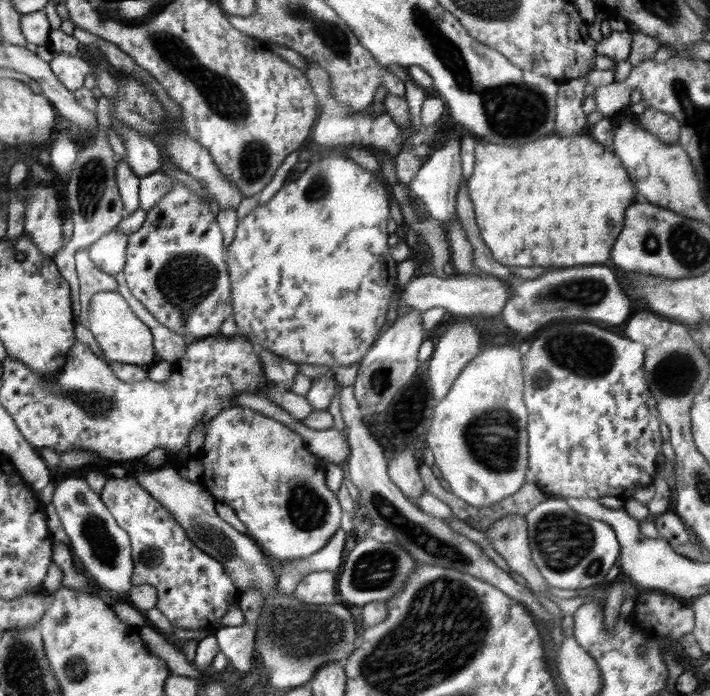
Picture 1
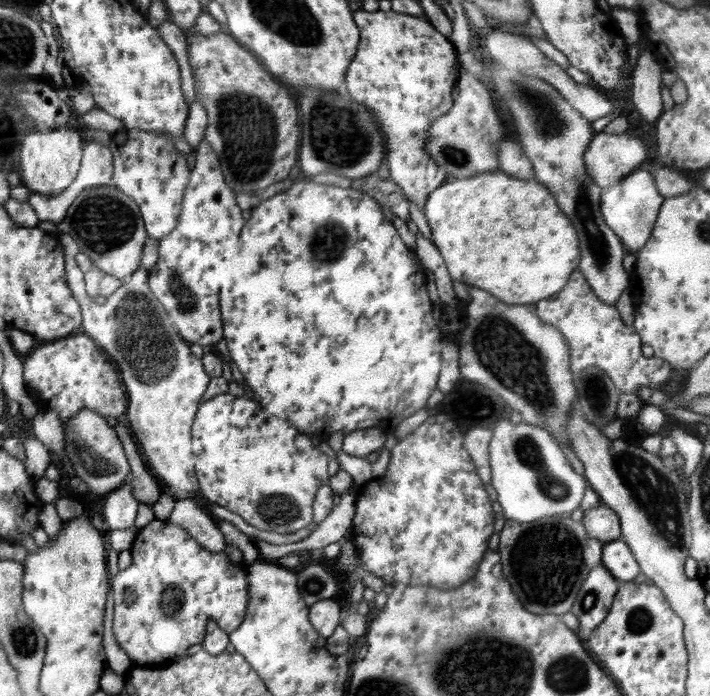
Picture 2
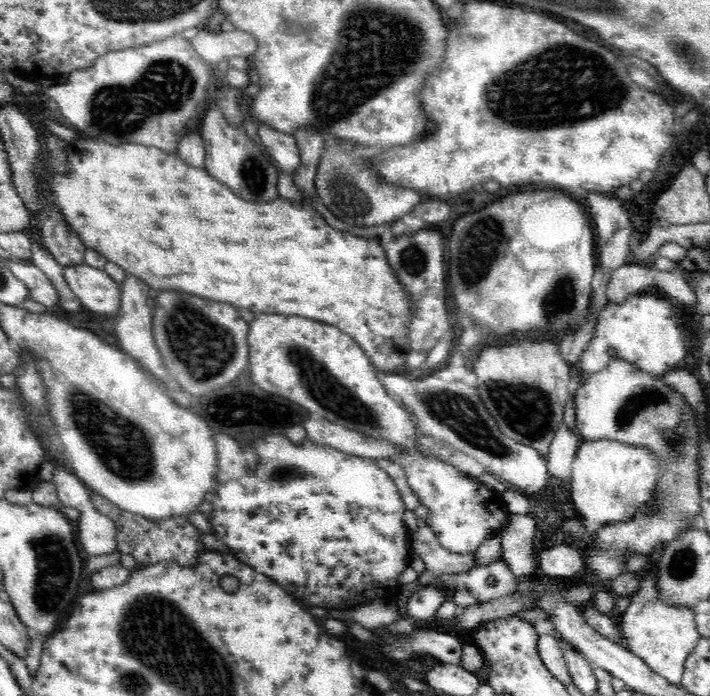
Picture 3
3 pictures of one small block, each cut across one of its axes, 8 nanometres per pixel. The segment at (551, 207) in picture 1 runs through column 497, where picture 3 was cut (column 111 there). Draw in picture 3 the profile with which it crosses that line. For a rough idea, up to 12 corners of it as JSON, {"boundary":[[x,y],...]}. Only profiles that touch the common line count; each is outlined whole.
{"boundary":[[86,140],[50,199],[127,274],[322,321],[377,371],[414,303],[377,239]]}

